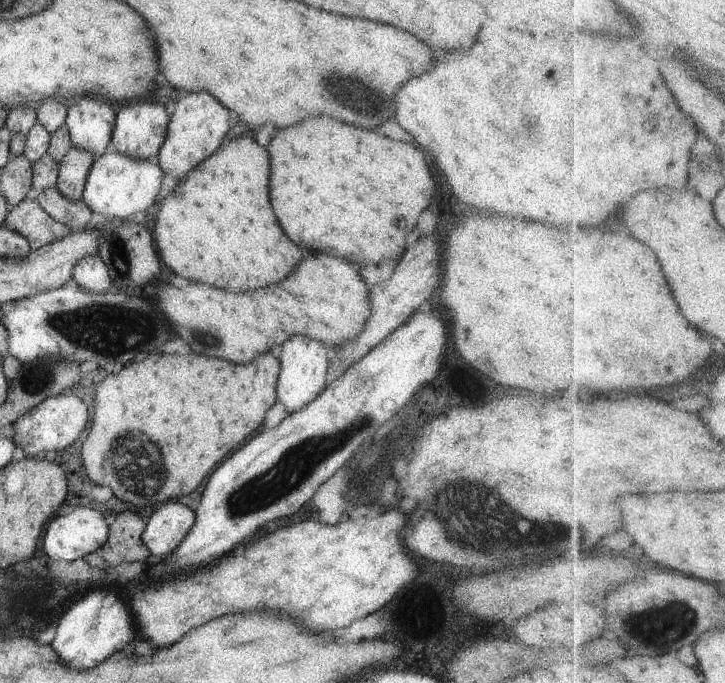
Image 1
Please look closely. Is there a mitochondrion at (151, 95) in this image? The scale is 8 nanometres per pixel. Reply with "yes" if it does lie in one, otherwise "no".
no

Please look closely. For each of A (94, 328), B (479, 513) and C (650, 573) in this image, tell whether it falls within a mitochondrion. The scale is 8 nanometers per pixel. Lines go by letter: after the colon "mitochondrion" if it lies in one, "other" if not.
A: mitochondrion
B: mitochondrion
C: other

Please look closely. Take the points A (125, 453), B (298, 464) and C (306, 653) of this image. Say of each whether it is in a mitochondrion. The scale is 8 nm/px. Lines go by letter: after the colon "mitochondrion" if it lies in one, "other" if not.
A: mitochondrion
B: mitochondrion
C: other

